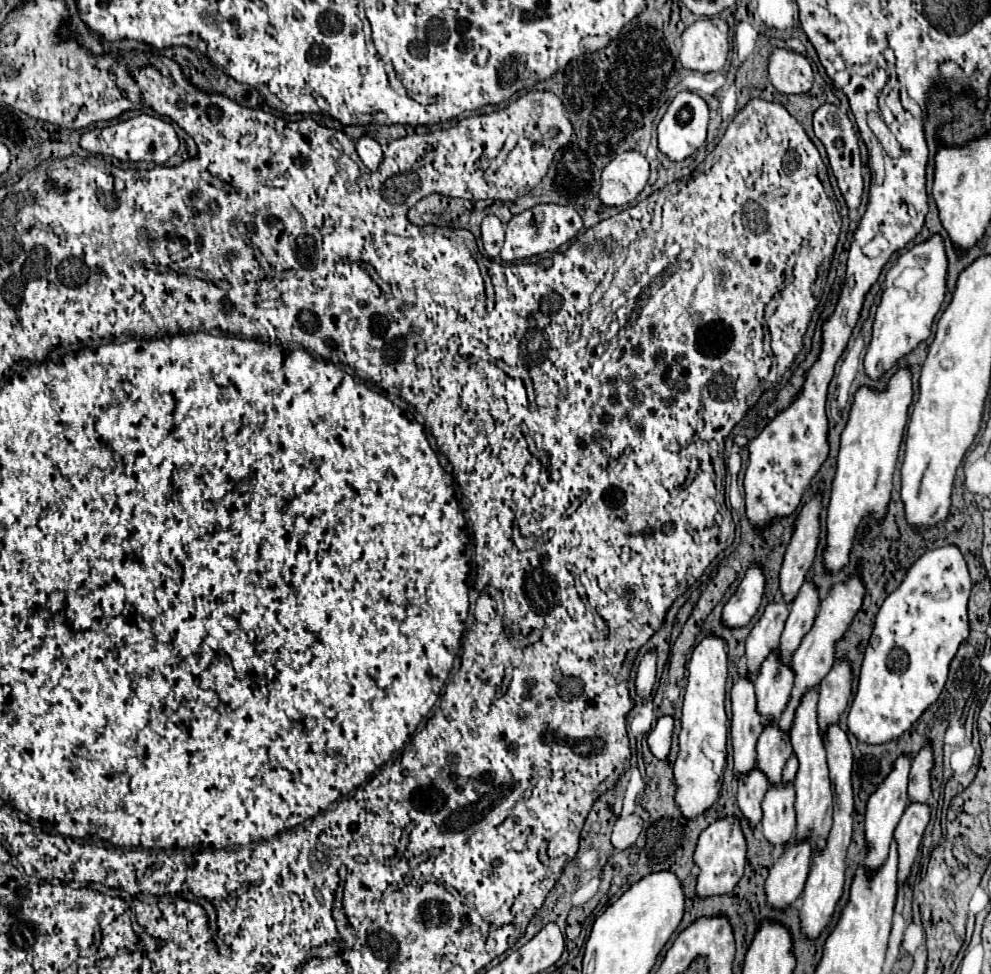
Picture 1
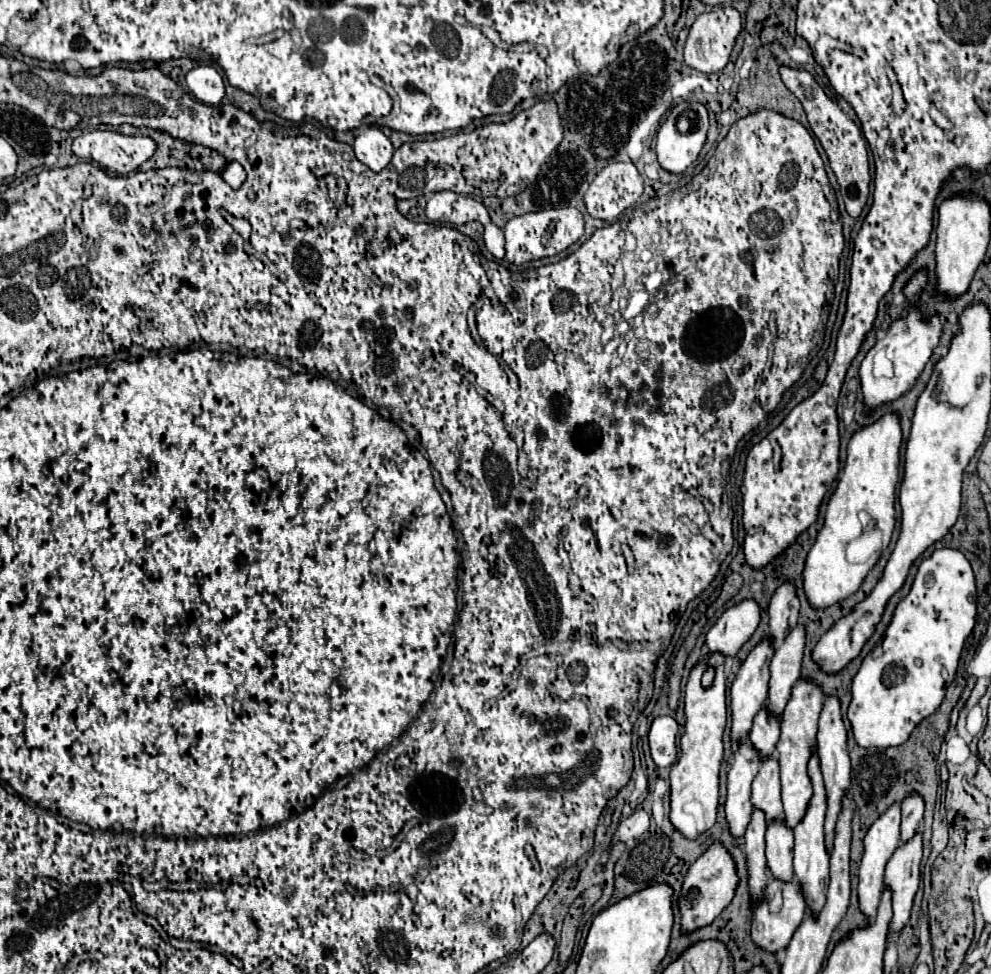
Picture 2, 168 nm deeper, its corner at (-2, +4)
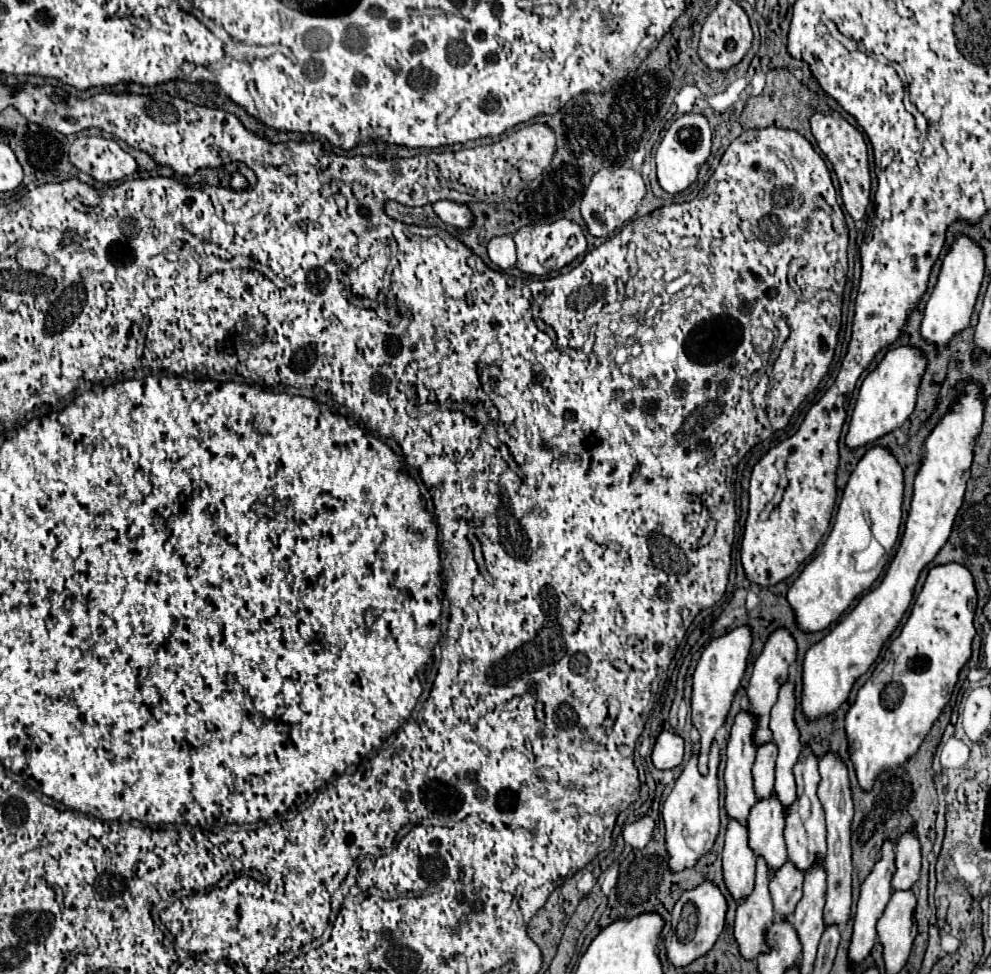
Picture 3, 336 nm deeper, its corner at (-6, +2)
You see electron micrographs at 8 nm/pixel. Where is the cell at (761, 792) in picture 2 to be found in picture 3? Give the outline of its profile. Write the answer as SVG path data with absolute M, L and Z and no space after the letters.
M773 795L769 799L757 801L753 815L749 815L749 847L757 857L761 857L769 871L777 871L787 861L785 849L785 817L779 799Z

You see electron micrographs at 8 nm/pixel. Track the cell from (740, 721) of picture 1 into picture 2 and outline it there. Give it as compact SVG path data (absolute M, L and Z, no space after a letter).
M743 741L735 747L733 765L727 777L727 803L725 813L729 829L735 837L743 837L745 827L751 817L751 783L757 775L761 755L751 741Z

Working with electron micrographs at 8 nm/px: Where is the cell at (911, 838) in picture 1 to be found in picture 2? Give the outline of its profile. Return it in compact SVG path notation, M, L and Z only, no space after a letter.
M921 829L907 841L899 843L885 869L885 885L893 891L893 919L891 929L901 931L909 921L913 897L919 887L921 865Z

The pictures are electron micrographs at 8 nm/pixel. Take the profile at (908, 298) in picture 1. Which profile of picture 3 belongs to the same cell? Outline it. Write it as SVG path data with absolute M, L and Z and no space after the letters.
M895 347L895 349L887 351L887 355L879 363L879 367L865 377L865 381L859 389L857 405L855 405L855 411L853 411L853 417L849 423L849 431L845 437L845 445L849 449L865 447L865 445L889 435L891 431L895 431L897 427L901 427L905 423L905 419L913 413L917 389L919 389L925 365L927 365L927 357L917 347Z

